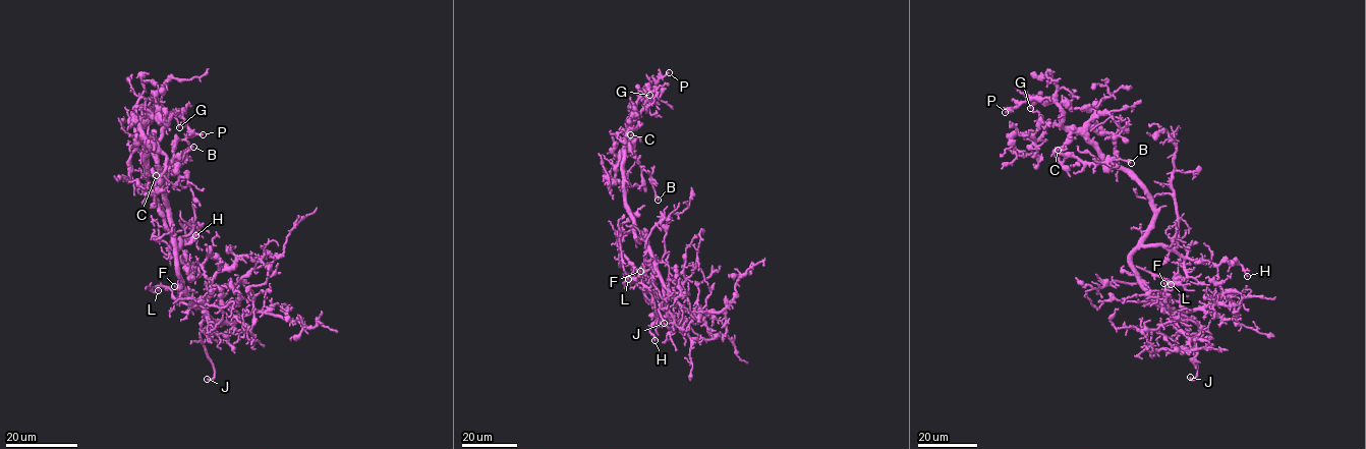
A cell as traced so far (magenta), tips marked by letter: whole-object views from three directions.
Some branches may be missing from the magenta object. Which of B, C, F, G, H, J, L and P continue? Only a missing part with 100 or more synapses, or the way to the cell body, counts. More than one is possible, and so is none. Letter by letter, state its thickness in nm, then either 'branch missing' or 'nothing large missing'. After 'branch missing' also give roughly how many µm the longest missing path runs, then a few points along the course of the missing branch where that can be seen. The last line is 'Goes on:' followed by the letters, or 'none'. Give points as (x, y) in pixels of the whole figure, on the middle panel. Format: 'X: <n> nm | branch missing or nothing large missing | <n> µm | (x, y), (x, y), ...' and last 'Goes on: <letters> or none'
B: 200 nm | nothing large missing
C: 120 nm | nothing large missing
F: 140 nm | nothing large missing
G: 110 nm | nothing large missing
H: 180 nm | nothing large missing
J: 220 nm | branch missing | 100 µm | (664, 323), (652, 326), (633, 352), (634, 392), (628, 404), (618, 414), (607, 402), (614, 436)
L: 90 nm | nothing large missing
P: 260 nm | nothing large missing
Goes on: J

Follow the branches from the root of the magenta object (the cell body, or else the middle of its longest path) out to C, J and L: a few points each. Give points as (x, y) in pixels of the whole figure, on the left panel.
C: (174, 238), (164, 182), (149, 174), (146, 153), (148, 149), (157, 164), (156, 175)
J: (174, 238), (174, 261), (181, 289), (192, 301), (205, 306), (200, 339), (215, 372), (213, 378), (207, 379)
L: (174, 238), (177, 276), (190, 303), (177, 300), (167, 287), (159, 286), (158, 290)

